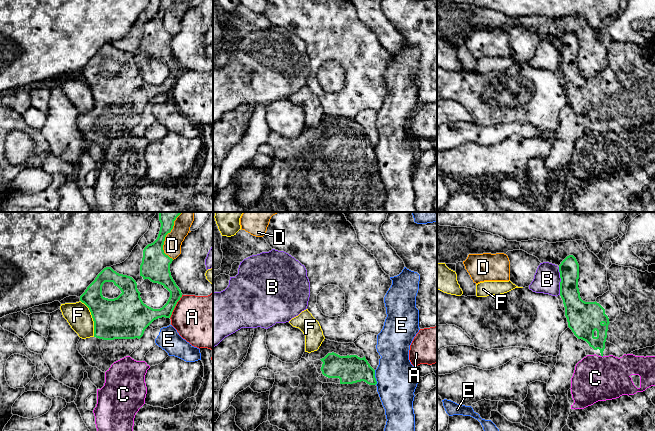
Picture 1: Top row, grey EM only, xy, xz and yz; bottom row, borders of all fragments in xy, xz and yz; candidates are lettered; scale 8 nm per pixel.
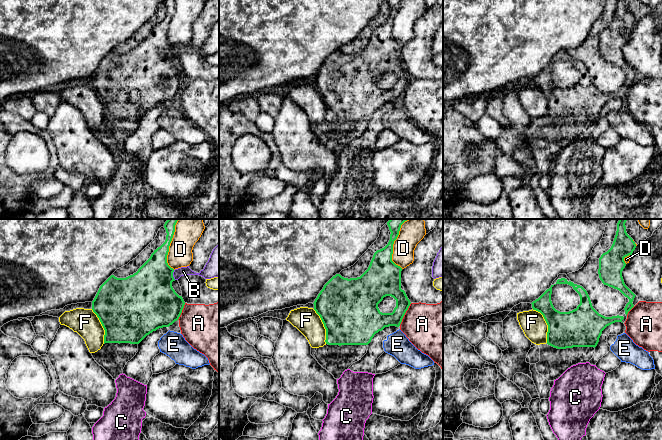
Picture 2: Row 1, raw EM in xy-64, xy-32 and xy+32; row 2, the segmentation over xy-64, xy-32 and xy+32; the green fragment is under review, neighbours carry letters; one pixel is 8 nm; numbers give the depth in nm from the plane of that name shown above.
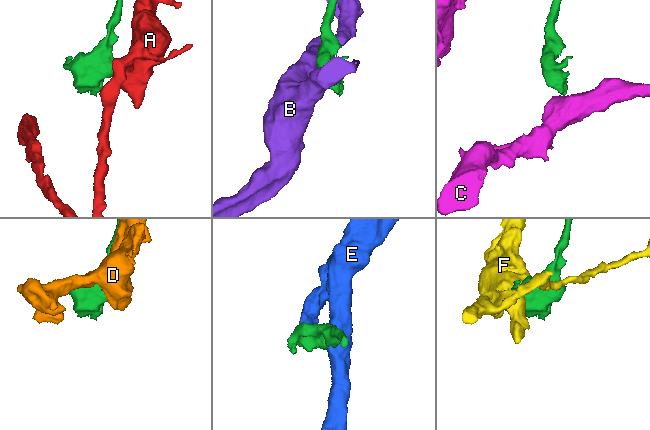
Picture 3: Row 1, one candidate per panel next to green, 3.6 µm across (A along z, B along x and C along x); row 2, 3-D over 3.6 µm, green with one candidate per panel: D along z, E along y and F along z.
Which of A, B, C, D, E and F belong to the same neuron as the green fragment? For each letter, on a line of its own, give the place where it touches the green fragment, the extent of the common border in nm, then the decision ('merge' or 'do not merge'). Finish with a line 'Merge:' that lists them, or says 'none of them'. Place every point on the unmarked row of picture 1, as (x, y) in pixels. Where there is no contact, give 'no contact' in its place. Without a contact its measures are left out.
A: xy (175, 81) | 220 nm | do not merge
B: yz (561, 57) | 220 nm | do not merge
C: no contact | do not merge
D: xy (163, 18) | 280 nm | do not merge
E: xz (374, 153) | 120 nm | do not merge
F: xy (92, 93) | 320 nm | do not merge
Merge: none of them

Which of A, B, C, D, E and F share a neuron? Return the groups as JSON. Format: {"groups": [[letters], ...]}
{"groups": [["A"], ["B"], ["C"], ["D"], ["E"], ["F"]]}

